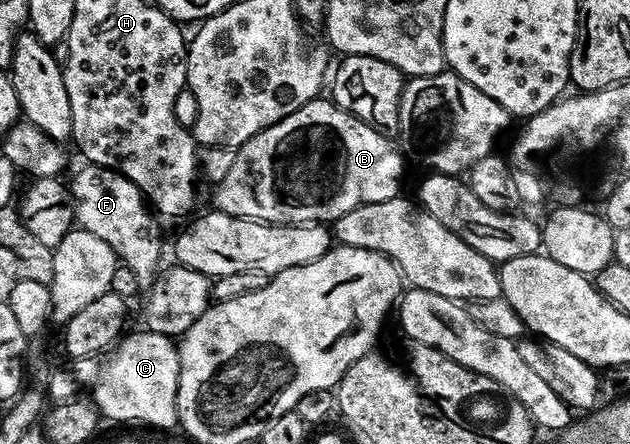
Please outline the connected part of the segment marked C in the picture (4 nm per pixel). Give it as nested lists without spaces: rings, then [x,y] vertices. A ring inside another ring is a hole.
[[[141,331],[135,336],[127,335],[117,345],[115,356],[101,365],[98,379],[92,385],[92,403],[105,419],[107,416],[110,420],[135,420],[154,428],[175,427],[178,424],[176,394],[180,382],[178,344],[159,332]]]

